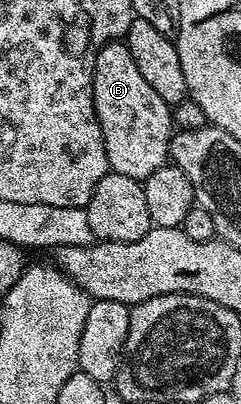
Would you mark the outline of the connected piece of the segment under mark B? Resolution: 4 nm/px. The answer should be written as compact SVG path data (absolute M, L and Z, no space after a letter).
M124 41L106 43L95 57L93 104L97 110L109 165L116 174L143 181L148 175L155 173L155 169L166 166L169 159L169 140L175 134L173 112L170 104L165 103L163 97L159 97L159 93L155 93L155 89L151 89L151 85L147 85L146 79L140 75L135 57L131 57L129 46Z

